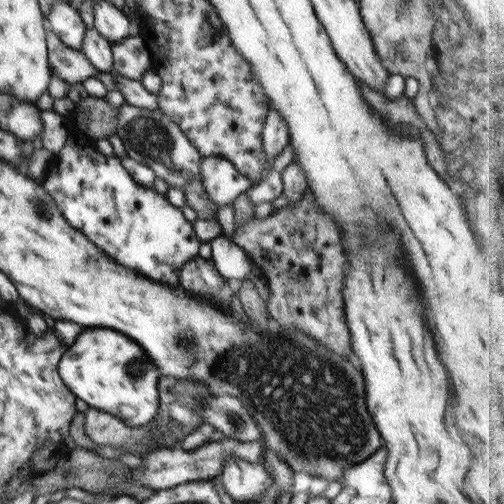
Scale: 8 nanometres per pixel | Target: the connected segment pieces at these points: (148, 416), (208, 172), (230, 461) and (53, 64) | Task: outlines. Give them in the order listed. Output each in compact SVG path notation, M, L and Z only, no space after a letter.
M84 328L76 342L62 355L57 366L62 382L89 407L112 414L126 427L141 428L154 420L159 411L156 386L160 377L154 362L146 356L142 346L132 342L114 329Z
M205 157L200 162L200 173L204 190L218 208L233 203L252 186L250 179L224 157Z
M234 456L223 458L220 478L226 493L236 503L252 502L252 499L262 496L273 482L260 463L252 464Z
M47 28L46 42L50 72L56 74L60 80L66 80L71 85L99 73L100 70L93 68L81 51L67 48L50 28Z

